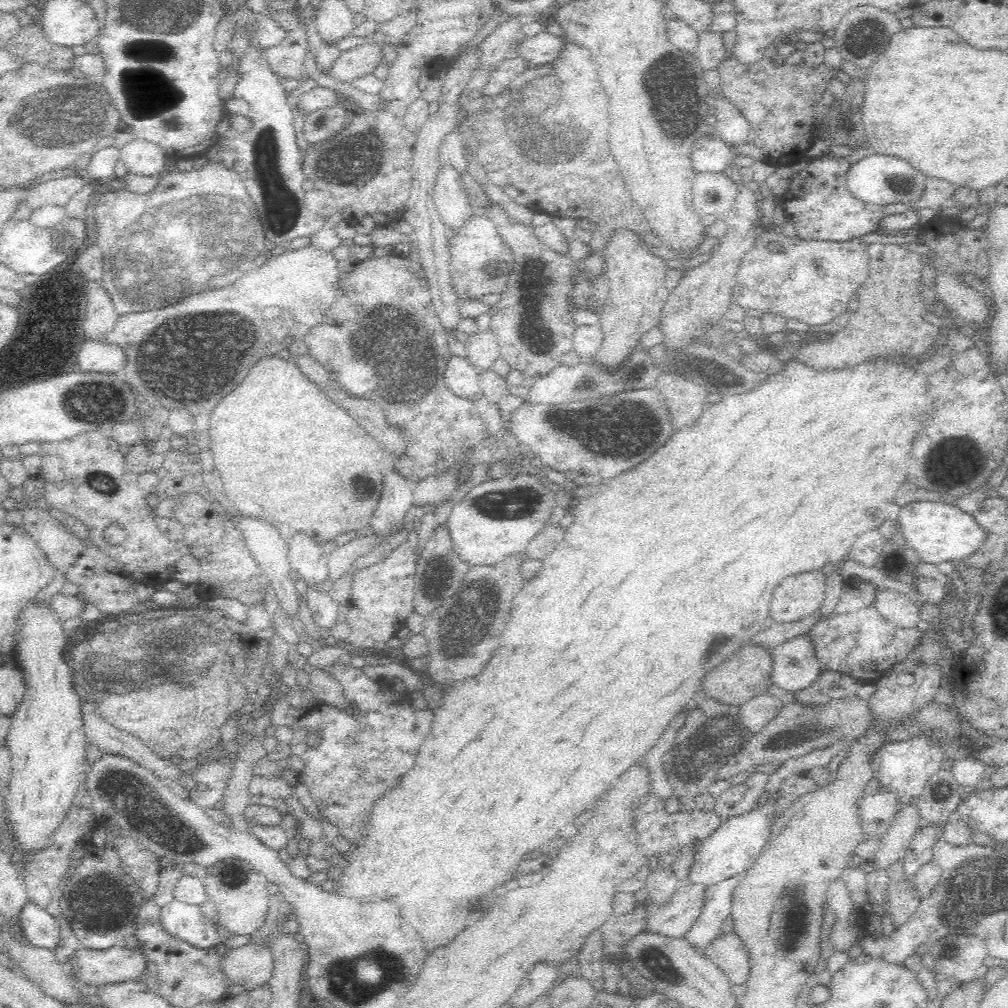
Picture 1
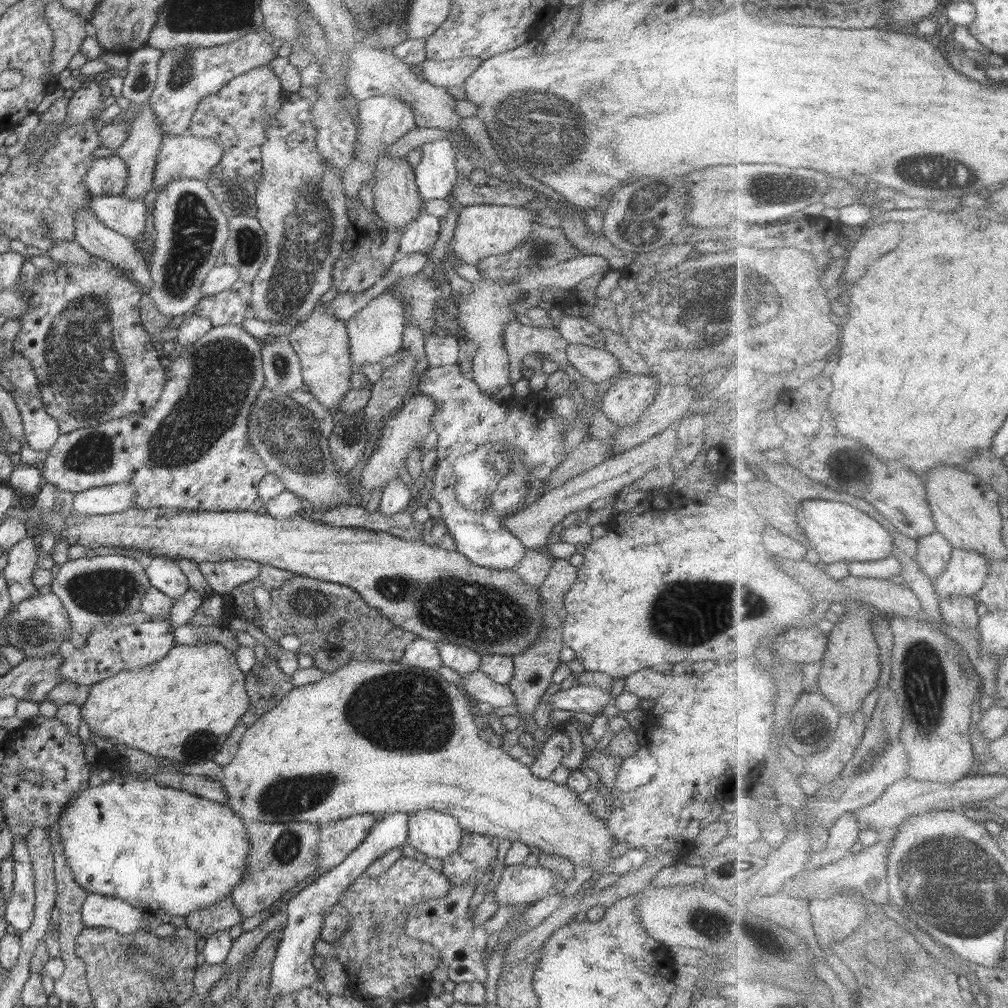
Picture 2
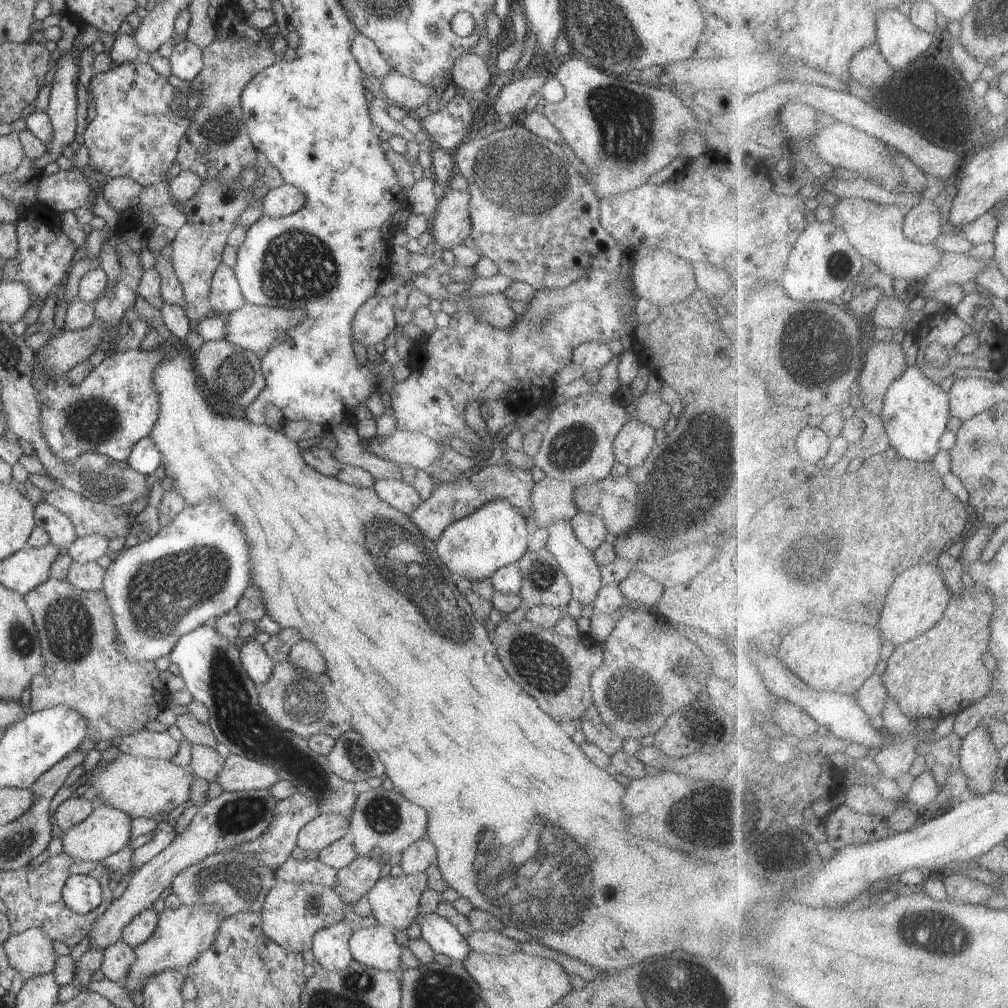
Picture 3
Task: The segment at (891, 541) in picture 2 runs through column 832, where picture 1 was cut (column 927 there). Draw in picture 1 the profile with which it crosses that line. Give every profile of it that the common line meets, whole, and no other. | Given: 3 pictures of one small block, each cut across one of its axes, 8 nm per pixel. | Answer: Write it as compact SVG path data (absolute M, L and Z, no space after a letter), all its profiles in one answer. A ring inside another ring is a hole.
M914 502L900 510L900 524L906 540L916 548L922 563L938 565L940 562L968 558L982 546L990 531L982 526L972 514L952 504L942 502Z

